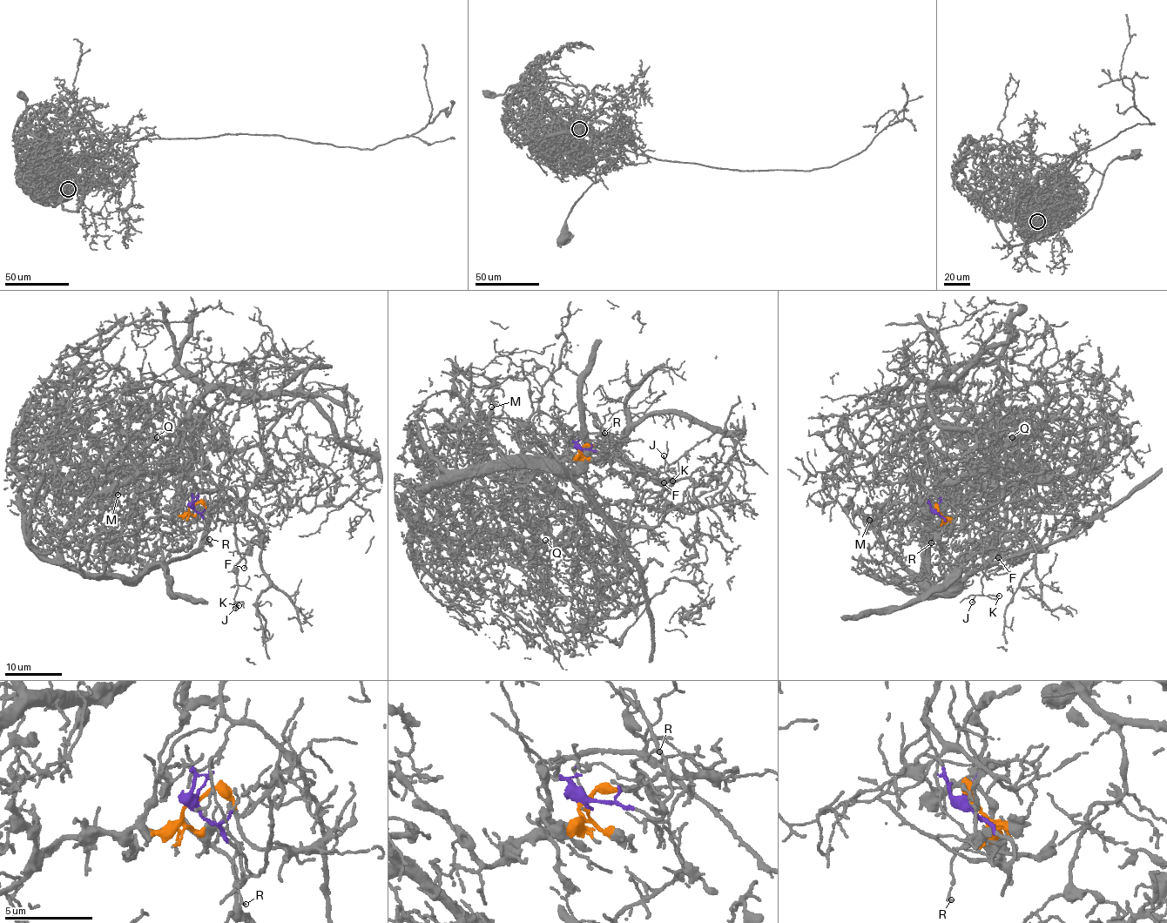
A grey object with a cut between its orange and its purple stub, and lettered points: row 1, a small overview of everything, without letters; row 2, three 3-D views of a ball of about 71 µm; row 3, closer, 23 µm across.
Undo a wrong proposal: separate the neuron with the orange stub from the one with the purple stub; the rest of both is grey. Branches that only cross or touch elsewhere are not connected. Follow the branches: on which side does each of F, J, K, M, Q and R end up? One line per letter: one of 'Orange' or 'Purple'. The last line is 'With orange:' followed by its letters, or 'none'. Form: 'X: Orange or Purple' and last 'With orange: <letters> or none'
F: Purple
J: Purple
K: Purple
M: Orange
Q: Orange
R: Purple
With orange: M, Q

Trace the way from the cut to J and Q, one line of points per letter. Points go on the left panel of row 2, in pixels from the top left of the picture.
J: (192, 507), (206, 481), (223, 490), (232, 510), (240, 562), (236, 566), (235, 608)
Q: (192, 507), (105, 549), (125, 542), (98, 522), (98, 470), (115, 472), (141, 431), (157, 436)

